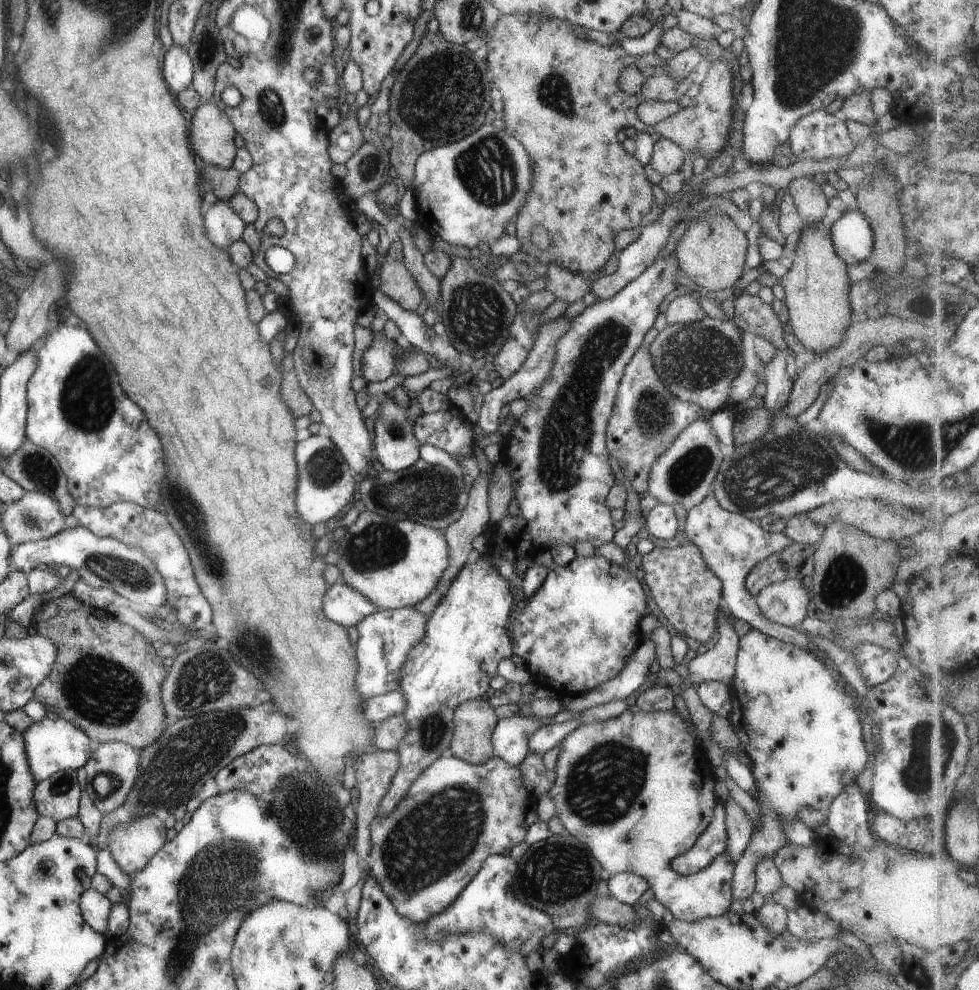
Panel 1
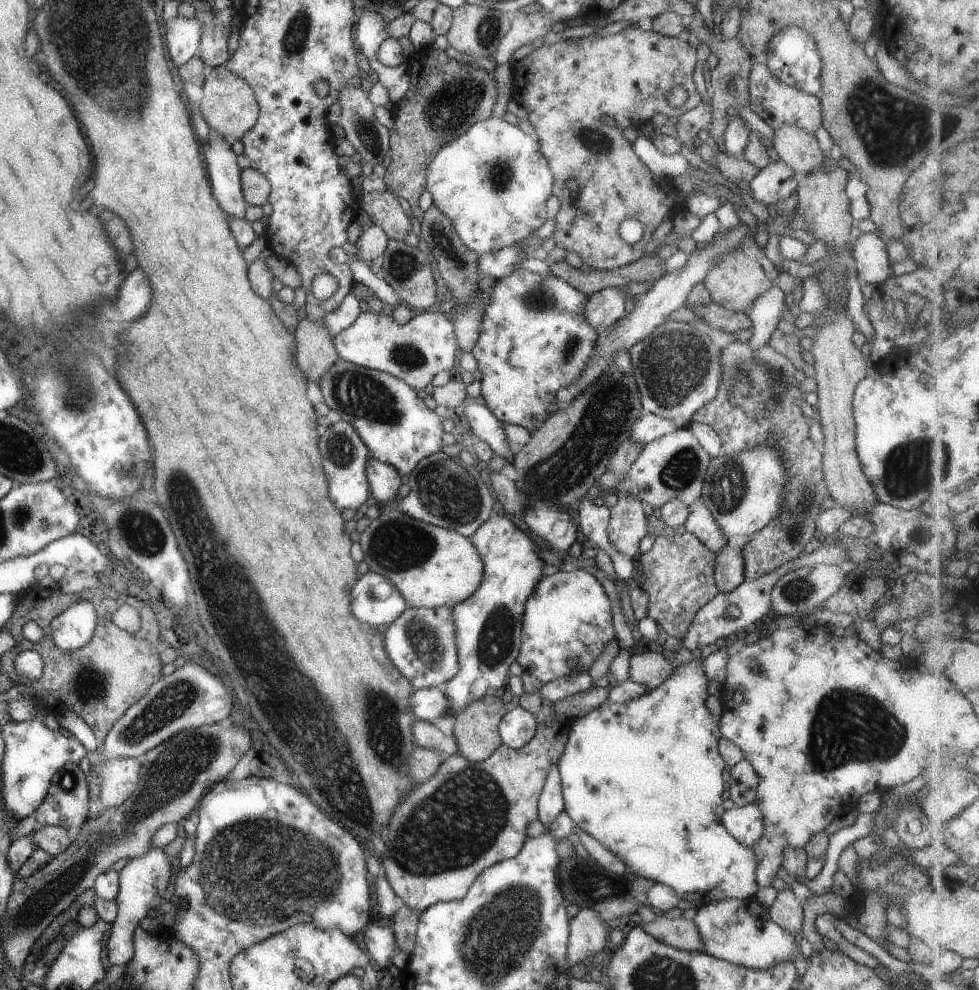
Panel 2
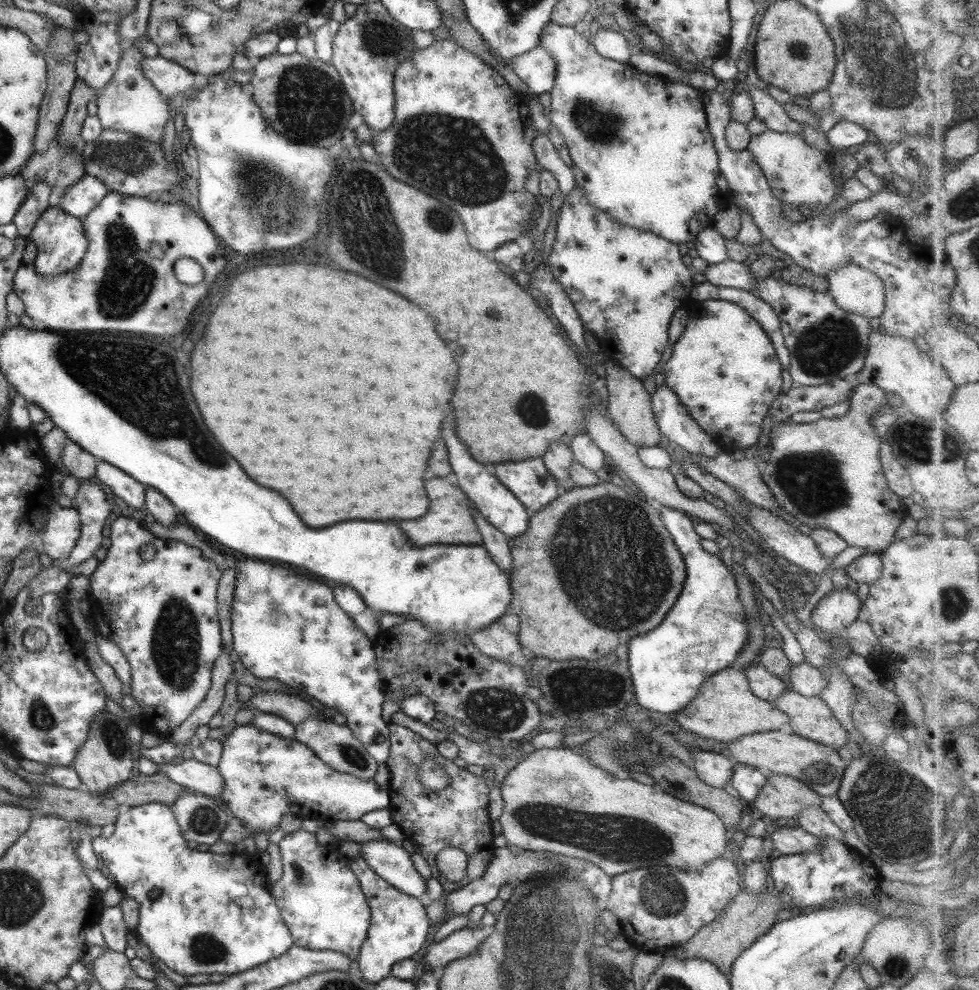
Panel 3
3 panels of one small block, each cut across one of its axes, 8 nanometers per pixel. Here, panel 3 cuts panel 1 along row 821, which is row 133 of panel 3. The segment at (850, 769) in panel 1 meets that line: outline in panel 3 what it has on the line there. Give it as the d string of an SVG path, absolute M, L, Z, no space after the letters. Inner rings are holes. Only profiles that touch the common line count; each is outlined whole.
M765 130L751 136L745 149L754 157L781 207L807 206L809 210L819 211L833 200L835 184L832 180L832 161L829 161L827 153L811 147L801 136Z

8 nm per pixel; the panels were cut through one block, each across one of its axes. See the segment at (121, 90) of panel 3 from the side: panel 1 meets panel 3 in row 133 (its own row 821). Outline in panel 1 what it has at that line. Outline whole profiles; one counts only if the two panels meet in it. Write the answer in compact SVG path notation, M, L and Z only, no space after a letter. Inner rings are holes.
M153 814L114 825L106 835L106 850L123 873L142 870L166 842L164 823Z

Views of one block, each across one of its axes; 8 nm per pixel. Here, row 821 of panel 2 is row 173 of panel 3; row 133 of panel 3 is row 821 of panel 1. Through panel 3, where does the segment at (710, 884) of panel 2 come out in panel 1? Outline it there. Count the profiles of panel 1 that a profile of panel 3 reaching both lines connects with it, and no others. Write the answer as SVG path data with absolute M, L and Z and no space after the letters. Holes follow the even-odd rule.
M635 705L627 708L622 714L616 718L611 718L605 722L579 724L574 730L571 730L565 738L559 742L559 754L557 754L557 761L555 762L555 779L552 782L548 791L549 798L555 807L554 816L563 826L564 833L572 835L577 838L584 846L587 846L595 861L601 868L607 870L611 875L626 871L627 873L635 874L646 881L648 888L654 891L654 898L665 907L671 915L673 920L681 920L682 922L698 922L703 918L719 917L727 912L731 904L732 897L730 894L730 879L734 870L734 863L727 860L725 853L717 855L711 863L693 875L677 875L669 869L669 862L677 856L684 854L699 838L699 834L708 826L712 818L712 811L716 804L716 795L714 794L714 774L712 768L708 766L705 754L699 747L699 743L695 742L689 729L681 720L677 710L654 713L642 713Z

